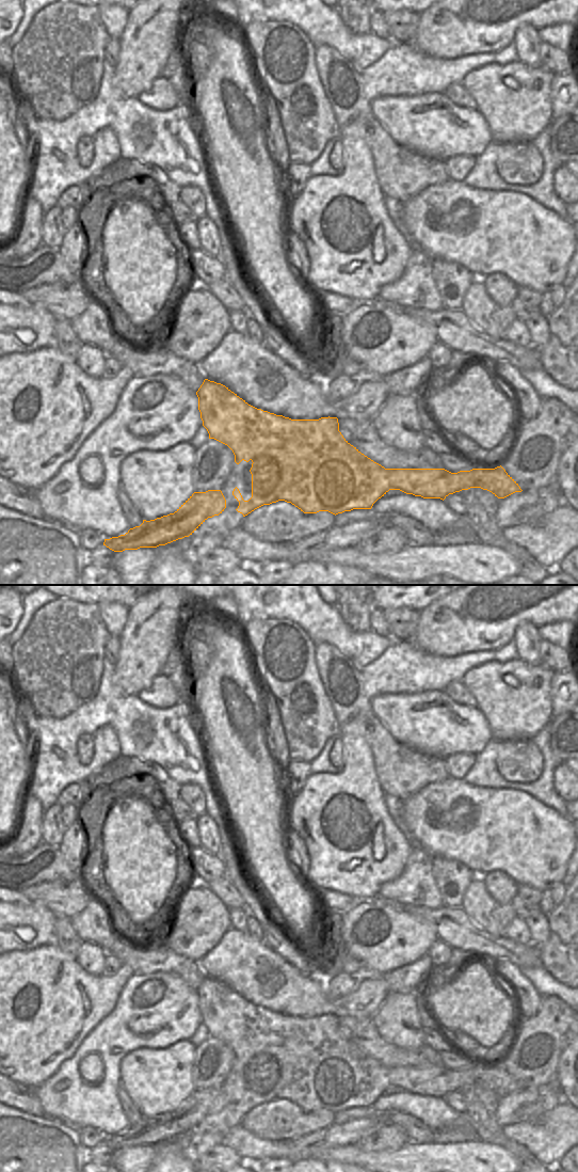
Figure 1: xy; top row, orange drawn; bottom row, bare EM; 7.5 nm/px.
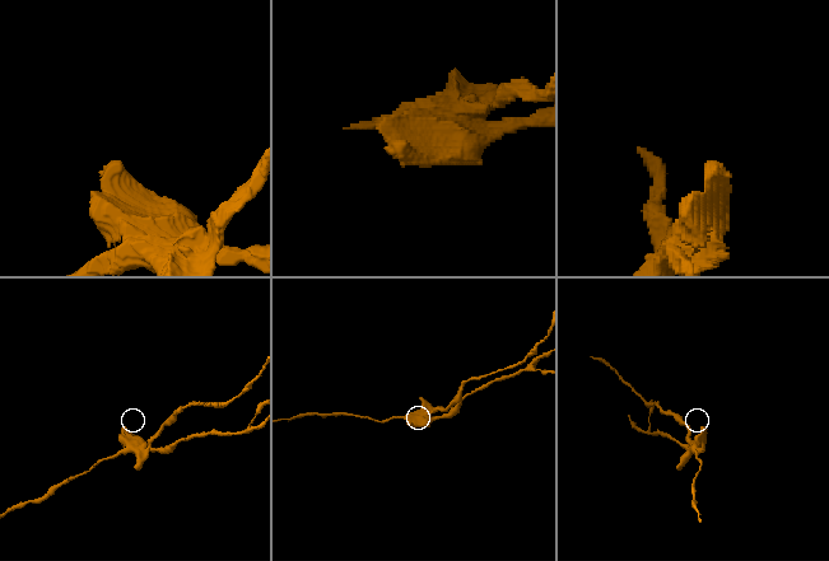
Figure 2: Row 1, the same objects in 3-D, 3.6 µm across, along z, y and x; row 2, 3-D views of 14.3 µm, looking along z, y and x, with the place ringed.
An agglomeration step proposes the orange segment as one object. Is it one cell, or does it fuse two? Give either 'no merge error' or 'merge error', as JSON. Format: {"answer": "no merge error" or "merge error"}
{"answer": "merge error"}

